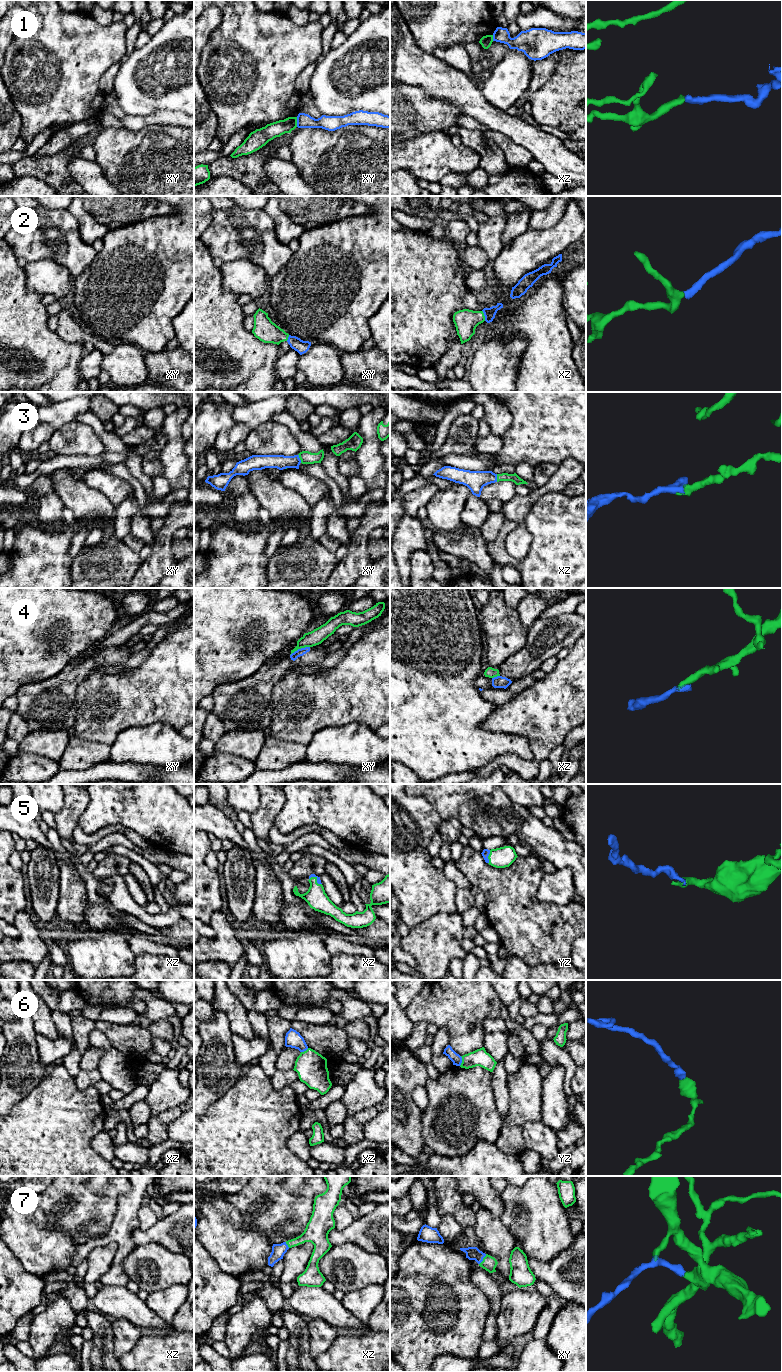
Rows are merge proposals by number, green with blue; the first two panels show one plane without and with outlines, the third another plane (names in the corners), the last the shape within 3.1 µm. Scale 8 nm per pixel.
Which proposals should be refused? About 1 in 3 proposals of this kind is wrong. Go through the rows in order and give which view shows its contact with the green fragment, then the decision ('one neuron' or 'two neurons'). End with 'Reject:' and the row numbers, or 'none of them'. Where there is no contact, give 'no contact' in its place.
1: xy | two neurons
2: xz | one neuron
3: xy | one neuron
4: xy | two neurons
5: yz | one neuron
6: yz | one neuron
7: xy | one neuron
Reject: 1, 4

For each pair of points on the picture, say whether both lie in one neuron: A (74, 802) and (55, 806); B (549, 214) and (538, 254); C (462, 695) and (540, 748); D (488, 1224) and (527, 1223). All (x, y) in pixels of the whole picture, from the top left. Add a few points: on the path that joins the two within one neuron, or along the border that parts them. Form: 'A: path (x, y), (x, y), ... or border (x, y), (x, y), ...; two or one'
A: border (64, 794), (64, 806), (54, 814); two
B: border (563, 213), (555, 223), (548, 227), (528, 230); two
C: border (496, 705), (481, 726), (490, 731), (504, 733); two
D: border (498, 1217), (517, 1243); two

